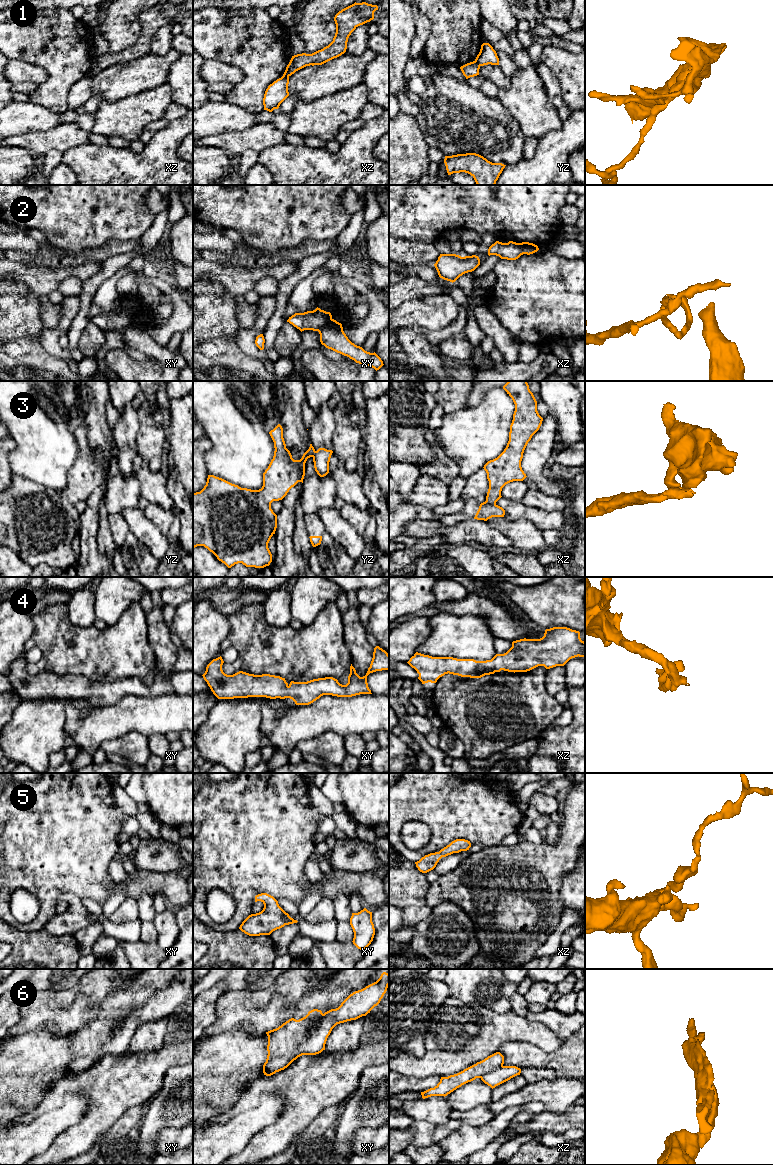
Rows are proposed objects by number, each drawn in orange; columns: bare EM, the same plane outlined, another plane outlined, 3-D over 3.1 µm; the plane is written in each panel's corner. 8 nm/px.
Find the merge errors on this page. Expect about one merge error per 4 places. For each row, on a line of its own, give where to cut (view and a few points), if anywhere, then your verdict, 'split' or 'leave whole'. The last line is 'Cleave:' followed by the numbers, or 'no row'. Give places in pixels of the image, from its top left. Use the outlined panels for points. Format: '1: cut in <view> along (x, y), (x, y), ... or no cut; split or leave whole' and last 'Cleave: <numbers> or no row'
1: cut in xz along (288, 75), (282, 77); split
2: cut in xy along (331, 318), (318, 331); split
3: cut in xz along (485, 501), (495, 504); split
4: no cut; leave whole
5: no cut; leave whole
6: cut in xy along (323, 1014), (312, 1027), (309, 1034), (297, 1046), (293, 1059); split
Cleave: 1, 2, 3, 6

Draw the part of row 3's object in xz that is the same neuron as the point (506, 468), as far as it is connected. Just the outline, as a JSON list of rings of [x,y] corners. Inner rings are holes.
[[[508,381],[503,389],[512,398],[515,411],[506,448],[497,458],[488,461],[483,467],[489,481],[486,502],[490,504],[496,504],[502,497],[501,491],[506,484],[523,481],[527,477],[521,467],[523,453],[543,421],[527,381]]]

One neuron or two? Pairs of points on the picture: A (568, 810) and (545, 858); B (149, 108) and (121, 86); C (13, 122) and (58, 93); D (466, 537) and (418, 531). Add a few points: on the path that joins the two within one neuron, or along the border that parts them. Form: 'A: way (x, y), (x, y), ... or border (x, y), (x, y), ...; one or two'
A: way (568, 822), (568, 837), (557, 848); one
B: border (154, 87), (110, 102); two
C: border (30, 100), (47, 106), (61, 114); two
D: way (454, 533), (444, 530), (430, 530); one

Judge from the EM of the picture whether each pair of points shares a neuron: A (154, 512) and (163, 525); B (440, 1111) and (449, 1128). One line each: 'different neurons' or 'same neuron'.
A: same neuron
B: different neurons

